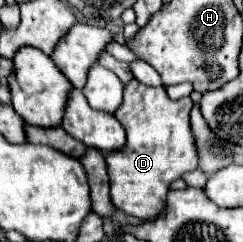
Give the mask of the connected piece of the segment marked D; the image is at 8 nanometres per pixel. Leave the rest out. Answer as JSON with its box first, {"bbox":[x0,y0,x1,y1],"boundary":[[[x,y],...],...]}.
{"bbox":[105,78,197,220],"boundary":[[[135,78],[125,84],[123,102],[115,110],[115,118],[127,132],[127,144],[119,150],[105,152],[115,208],[141,220],[153,220],[163,210],[169,184],[181,178],[183,172],[197,168],[197,152],[189,128],[191,106],[191,98],[171,100],[163,86],[145,86]]]}

